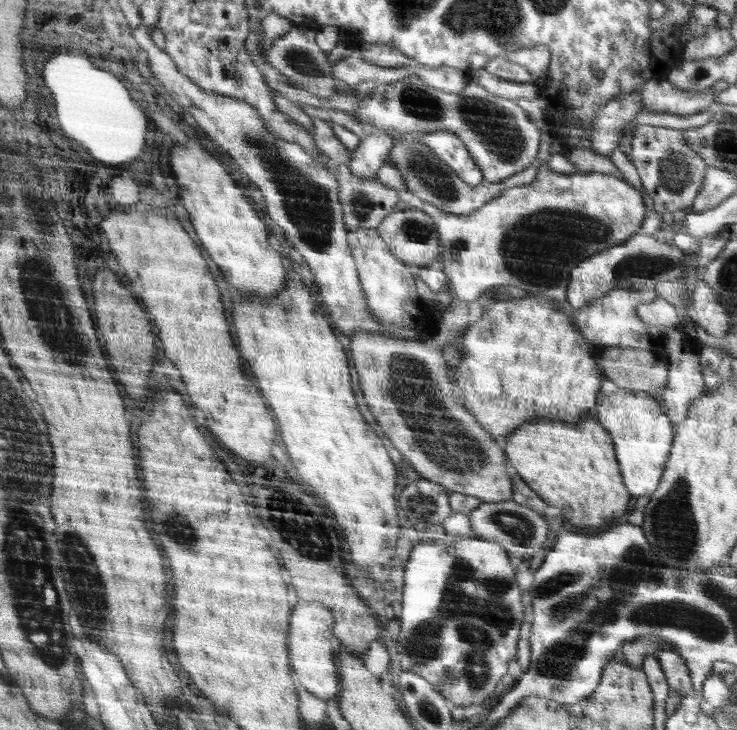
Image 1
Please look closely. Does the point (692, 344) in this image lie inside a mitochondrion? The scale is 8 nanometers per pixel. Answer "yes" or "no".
no

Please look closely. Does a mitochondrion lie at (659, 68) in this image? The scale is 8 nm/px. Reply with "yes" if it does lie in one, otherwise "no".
no

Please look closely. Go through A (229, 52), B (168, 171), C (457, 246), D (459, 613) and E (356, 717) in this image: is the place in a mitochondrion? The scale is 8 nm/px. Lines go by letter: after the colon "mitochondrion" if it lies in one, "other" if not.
A: other
B: other
C: mitochondrion
D: mitochondrion
E: other

